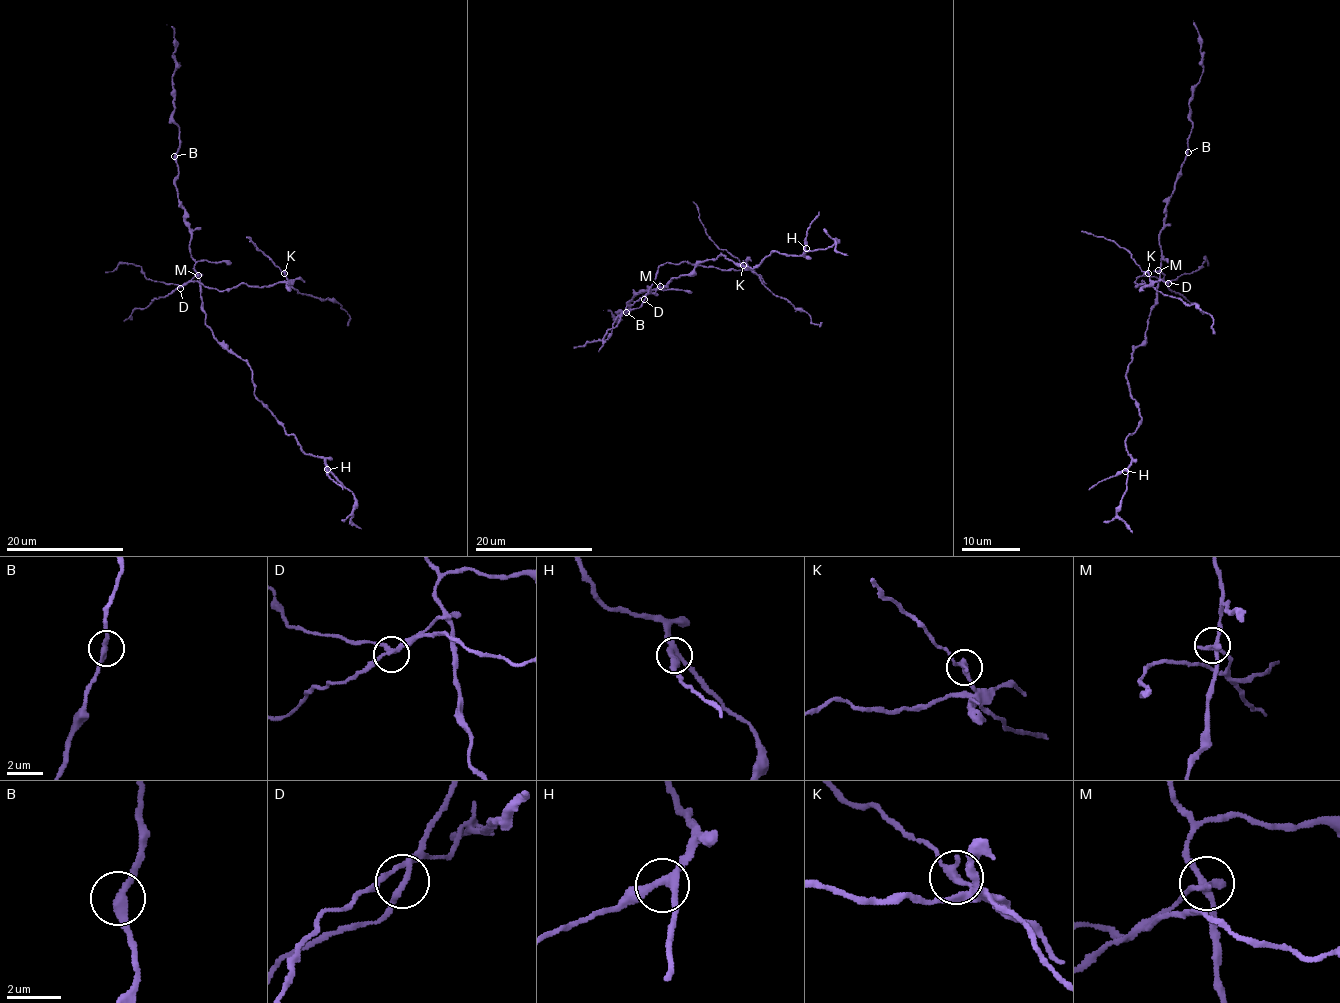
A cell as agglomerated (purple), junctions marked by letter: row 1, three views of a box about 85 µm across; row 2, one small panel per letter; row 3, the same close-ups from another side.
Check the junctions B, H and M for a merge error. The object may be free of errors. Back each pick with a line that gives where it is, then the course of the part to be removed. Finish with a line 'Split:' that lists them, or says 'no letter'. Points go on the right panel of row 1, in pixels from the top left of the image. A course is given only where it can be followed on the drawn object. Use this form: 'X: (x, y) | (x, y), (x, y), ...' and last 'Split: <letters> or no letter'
M: (1158, 270) | (1158, 271), (1164, 276), (1140, 277), (1136, 287), (1151, 283), (1197, 305), (1213, 318), (1214, 334)
Split: M

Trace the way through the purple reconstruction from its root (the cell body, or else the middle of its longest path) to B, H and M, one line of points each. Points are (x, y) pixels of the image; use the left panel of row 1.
B: (202, 309), (200, 275), (191, 256), (189, 223), (176, 189), (178, 168), (174, 156)
H: (202, 309), (213, 337), (251, 369), (254, 396), (307, 454), (323, 460), (327, 469)
M: (202, 309), (199, 275)

